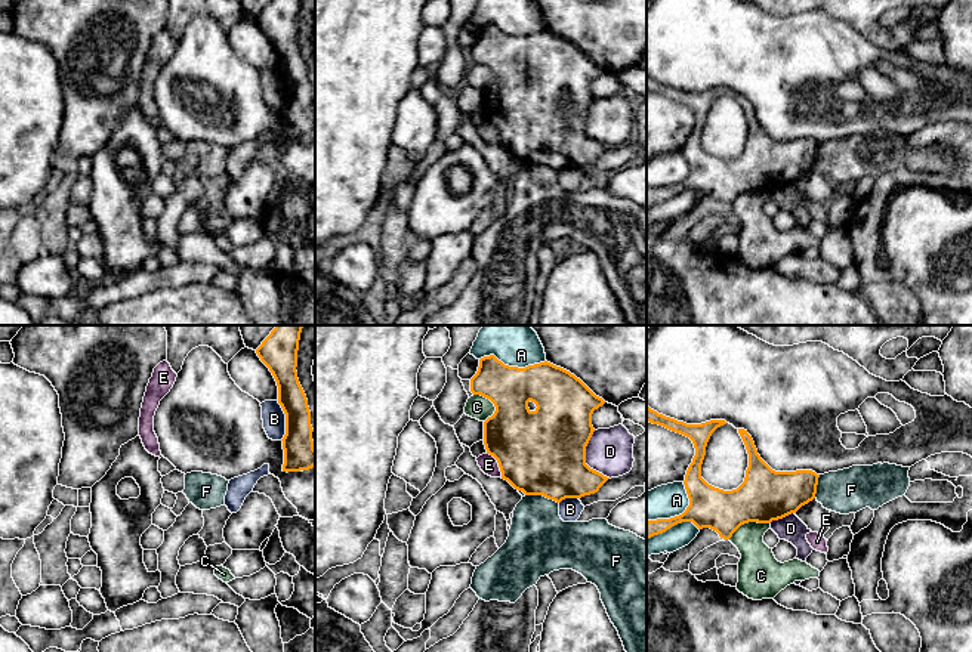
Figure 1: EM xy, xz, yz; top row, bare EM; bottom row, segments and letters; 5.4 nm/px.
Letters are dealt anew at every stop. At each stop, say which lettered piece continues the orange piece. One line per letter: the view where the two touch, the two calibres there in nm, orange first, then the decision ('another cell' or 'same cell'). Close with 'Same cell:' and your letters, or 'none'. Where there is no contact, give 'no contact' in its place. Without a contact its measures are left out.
A: contact in yz; calibres 220 and 180 nm; another cell
B: contact in xy; calibres 170 and 130 nm; another cell
C: contact in yz; calibres 280 and 200 nm; another cell
D: contact in xz; calibres 460 and 260 nm; another cell
E: contact in xz; calibres 460 and 100 nm; another cell
F: contact in xz; calibres 460 and 340 nm; another cell
Same cell: none

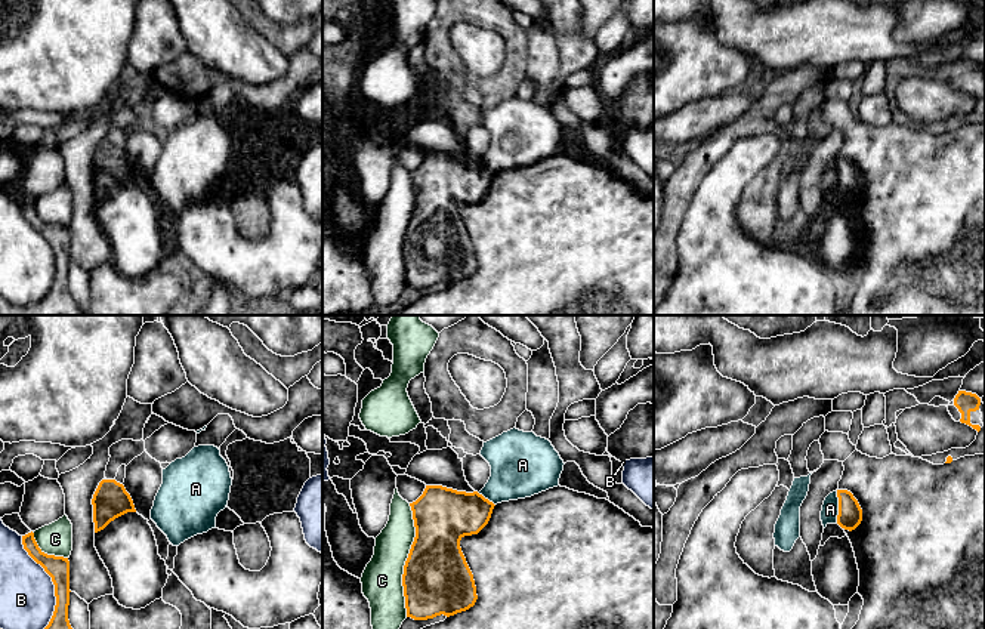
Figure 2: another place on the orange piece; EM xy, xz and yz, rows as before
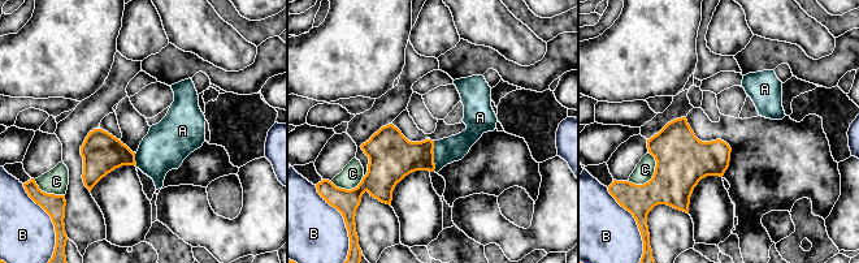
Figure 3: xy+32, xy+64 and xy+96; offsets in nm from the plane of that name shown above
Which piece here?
A: contact in yz; calibres 130 and 100 nm; another cell
B: contact in xy; calibres 180 and 300 nm; another cell
C: contact in xz; calibres 380 and 220 nm; another cell
Same cell: none

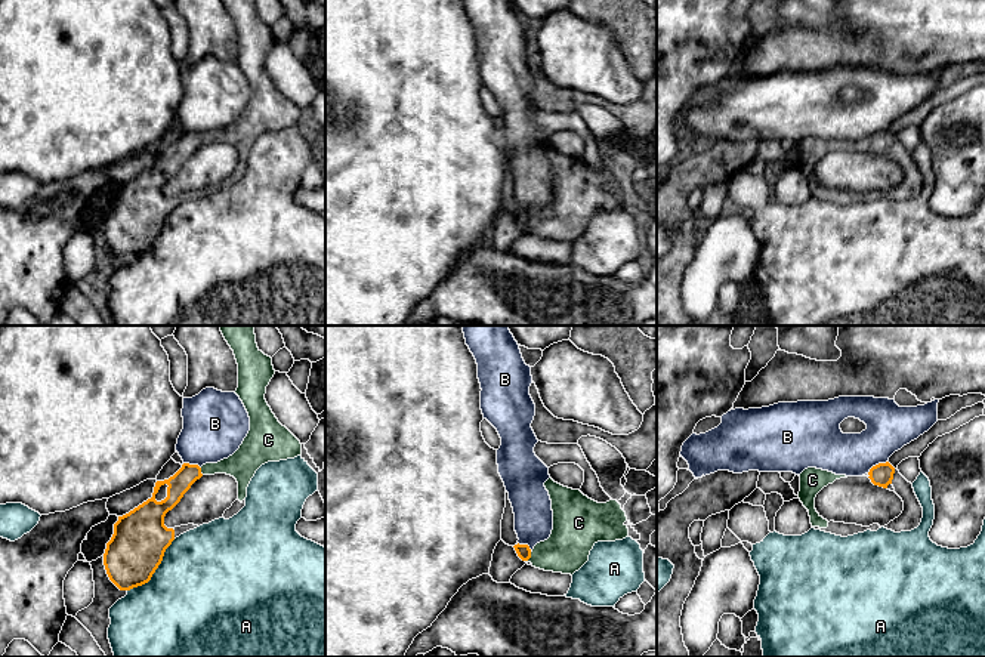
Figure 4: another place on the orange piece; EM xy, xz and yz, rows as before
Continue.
A: contact in xy; calibres 300 and 500 nm; another cell
B: contact in yz; calibres 120 and 260 nm; another cell
C: contact in xz; calibres 80 and 240 nm; same cell
Same cell: C

